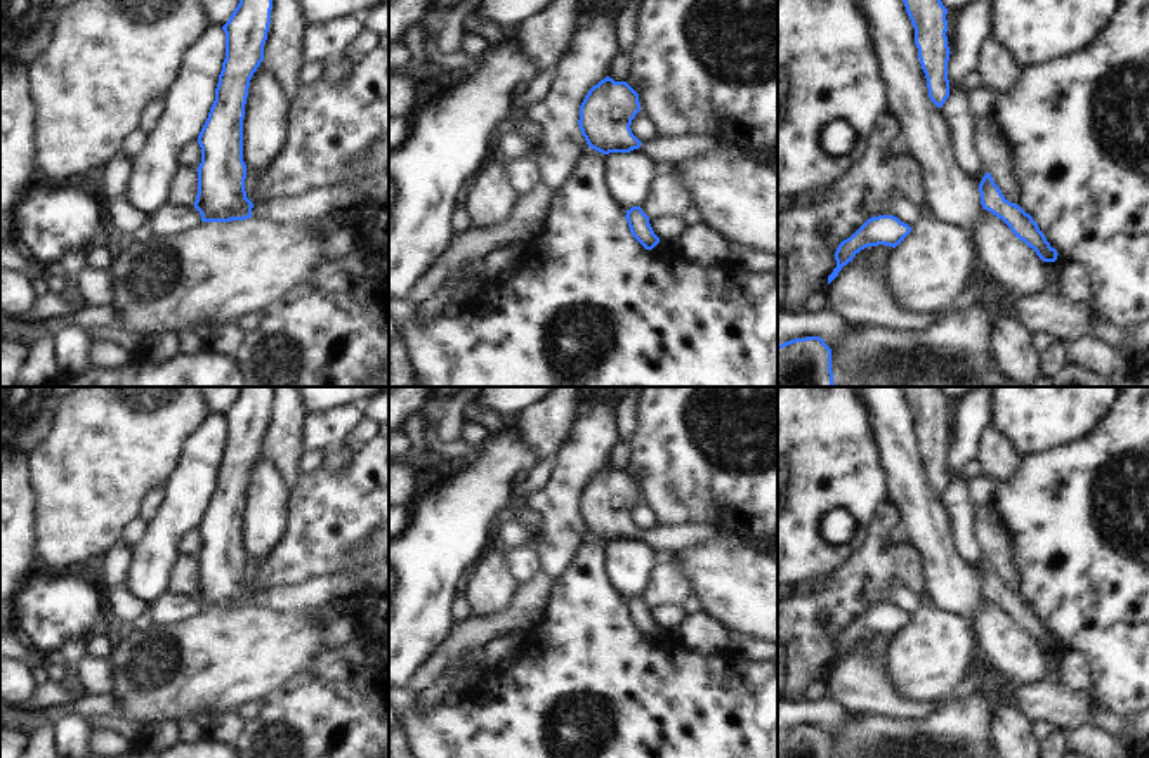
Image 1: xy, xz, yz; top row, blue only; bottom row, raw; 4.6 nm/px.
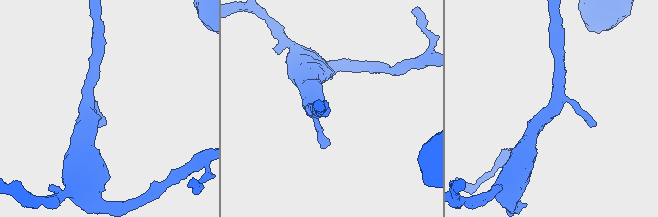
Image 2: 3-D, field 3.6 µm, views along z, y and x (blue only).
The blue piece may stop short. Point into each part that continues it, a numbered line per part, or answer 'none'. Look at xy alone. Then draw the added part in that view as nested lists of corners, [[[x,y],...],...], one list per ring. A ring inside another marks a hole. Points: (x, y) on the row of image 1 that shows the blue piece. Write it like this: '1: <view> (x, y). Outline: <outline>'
1: xy (320, 202). Outline: [[[345,187],[314,189],[290,199],[253,203],[252,217],[274,224],[304,222],[314,217],[330,217],[333,212],[356,203],[358,194]]]

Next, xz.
1: xz (665, 153). Outline: [[[682,135],[642,142],[639,151],[663,170],[691,156],[712,153],[722,147],[729,149],[710,135]]]

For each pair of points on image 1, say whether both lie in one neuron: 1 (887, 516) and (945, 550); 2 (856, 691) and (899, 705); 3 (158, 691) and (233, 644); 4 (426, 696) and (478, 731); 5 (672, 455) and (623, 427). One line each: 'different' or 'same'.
1: different
2: same
3: same
4: different
5: different

